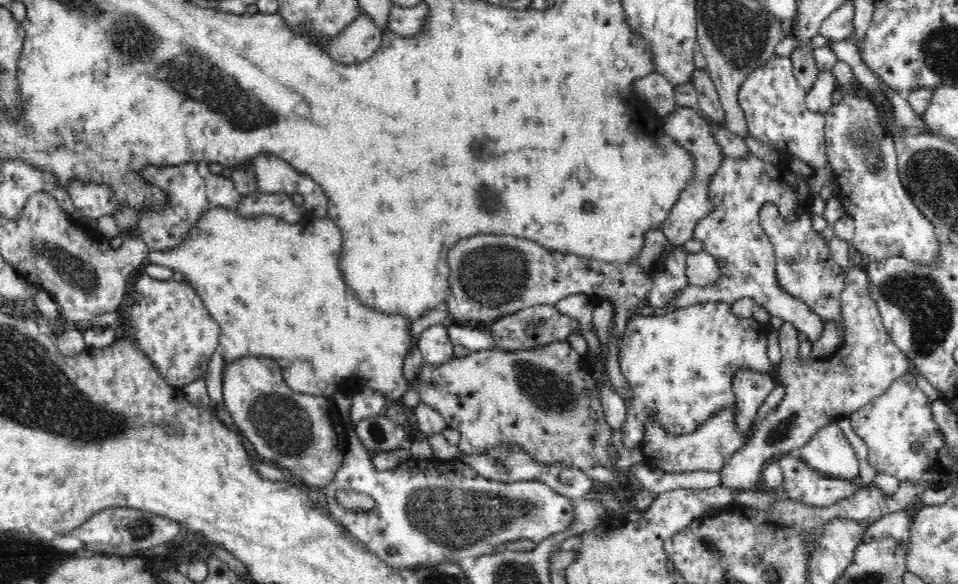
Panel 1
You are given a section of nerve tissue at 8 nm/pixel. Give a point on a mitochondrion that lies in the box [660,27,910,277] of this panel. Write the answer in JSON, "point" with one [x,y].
{"point":[864,145]}

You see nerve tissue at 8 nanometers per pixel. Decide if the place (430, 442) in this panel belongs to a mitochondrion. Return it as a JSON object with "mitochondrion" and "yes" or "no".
{"mitochondrion":"no"}

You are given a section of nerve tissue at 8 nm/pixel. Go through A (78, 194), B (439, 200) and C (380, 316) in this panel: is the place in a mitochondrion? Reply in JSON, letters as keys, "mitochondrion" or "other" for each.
{"A":"other","B":"other","C":"other"}

